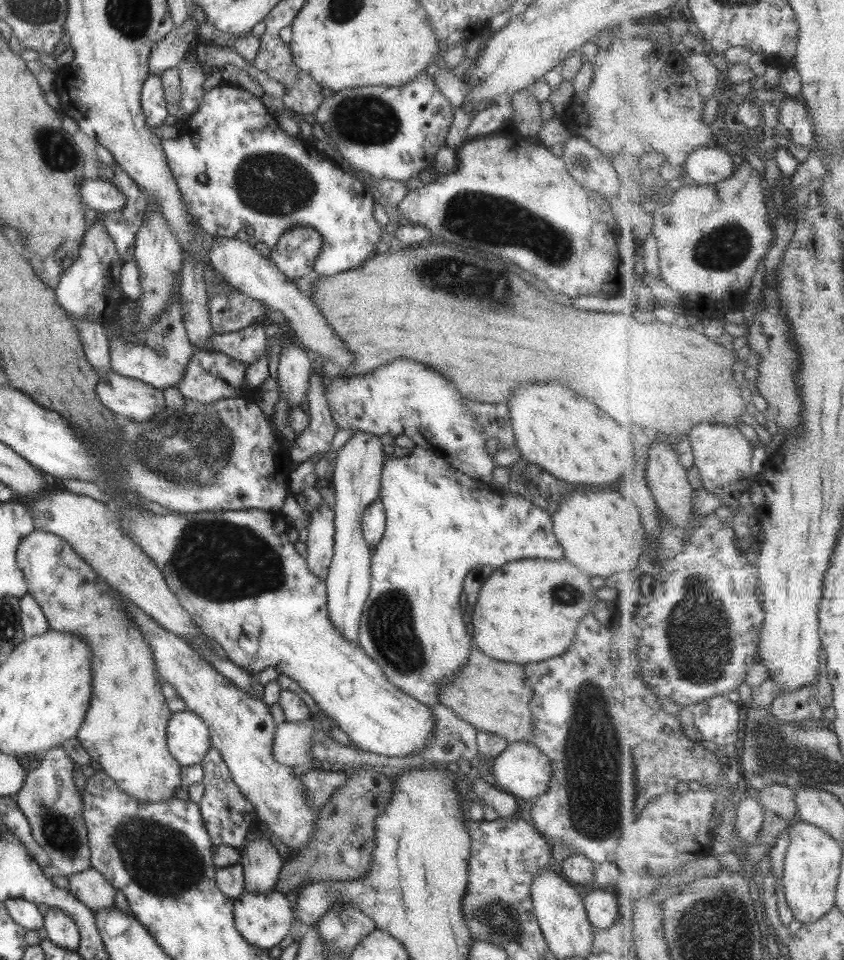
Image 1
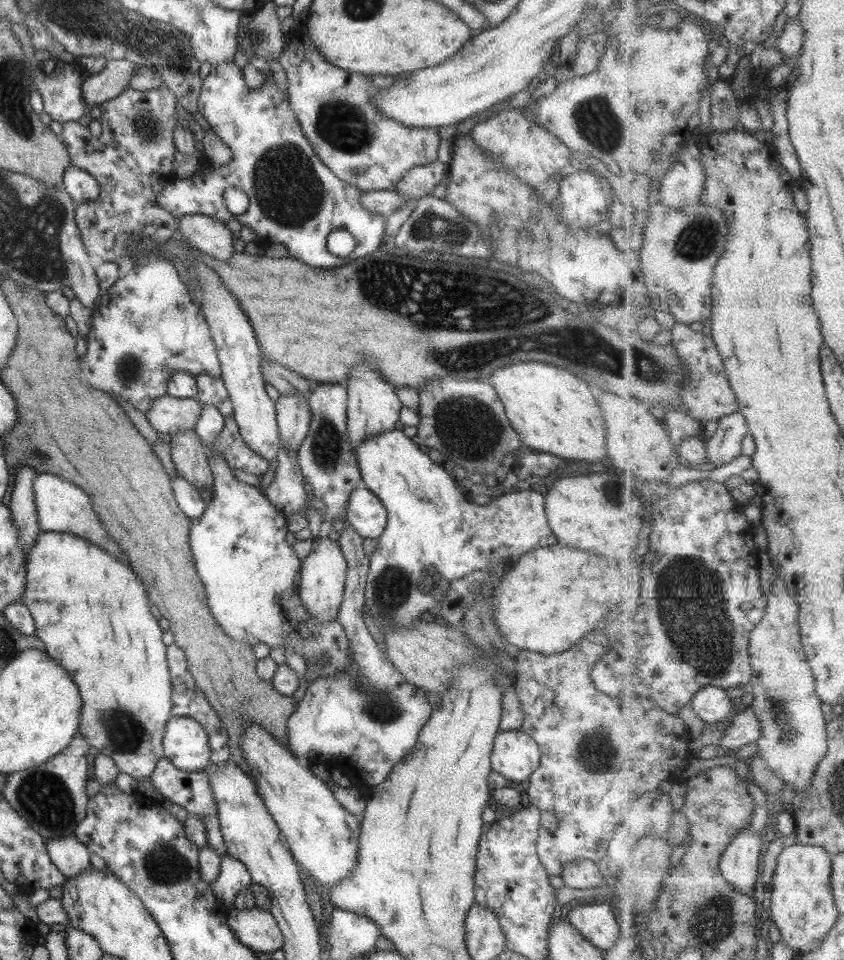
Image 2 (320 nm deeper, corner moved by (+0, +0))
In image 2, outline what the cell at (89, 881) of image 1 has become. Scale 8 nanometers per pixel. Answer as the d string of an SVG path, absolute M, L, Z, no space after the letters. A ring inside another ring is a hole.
M73 835L44 839L49 860L65 879L79 874L89 864L89 851Z

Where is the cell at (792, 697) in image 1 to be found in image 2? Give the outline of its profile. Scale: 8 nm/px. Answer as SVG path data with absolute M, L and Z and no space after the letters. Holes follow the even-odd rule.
M744 706L733 715L729 724L723 728L721 746L734 749L745 744L757 742L761 736L761 723L750 706Z

